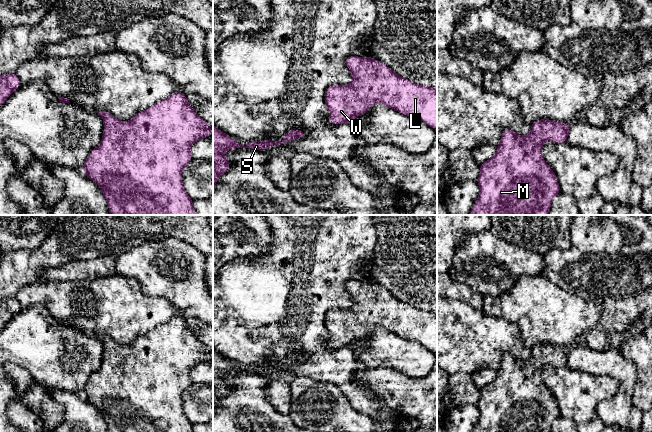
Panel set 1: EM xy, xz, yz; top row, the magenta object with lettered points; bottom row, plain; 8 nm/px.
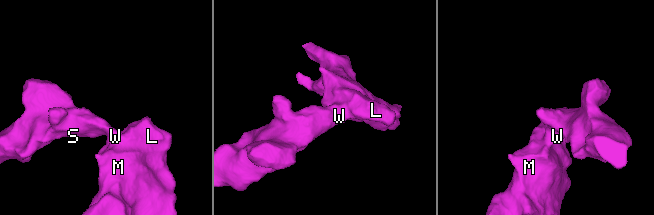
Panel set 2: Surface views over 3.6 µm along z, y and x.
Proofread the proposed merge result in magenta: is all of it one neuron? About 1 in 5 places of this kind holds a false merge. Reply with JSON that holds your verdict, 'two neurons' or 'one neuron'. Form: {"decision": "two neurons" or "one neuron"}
{"decision": "one neuron"}

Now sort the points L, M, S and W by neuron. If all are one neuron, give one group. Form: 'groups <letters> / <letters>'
groups L M S W

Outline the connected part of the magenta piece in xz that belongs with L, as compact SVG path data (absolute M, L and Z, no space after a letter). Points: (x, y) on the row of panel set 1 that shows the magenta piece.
M349 56L345 64L350 69L353 81L347 85L333 84L325 92L325 105L330 112L330 124L352 123L356 117L366 114L372 103L379 103L406 116L418 118L437 130L436 88L415 84L371 56Z

